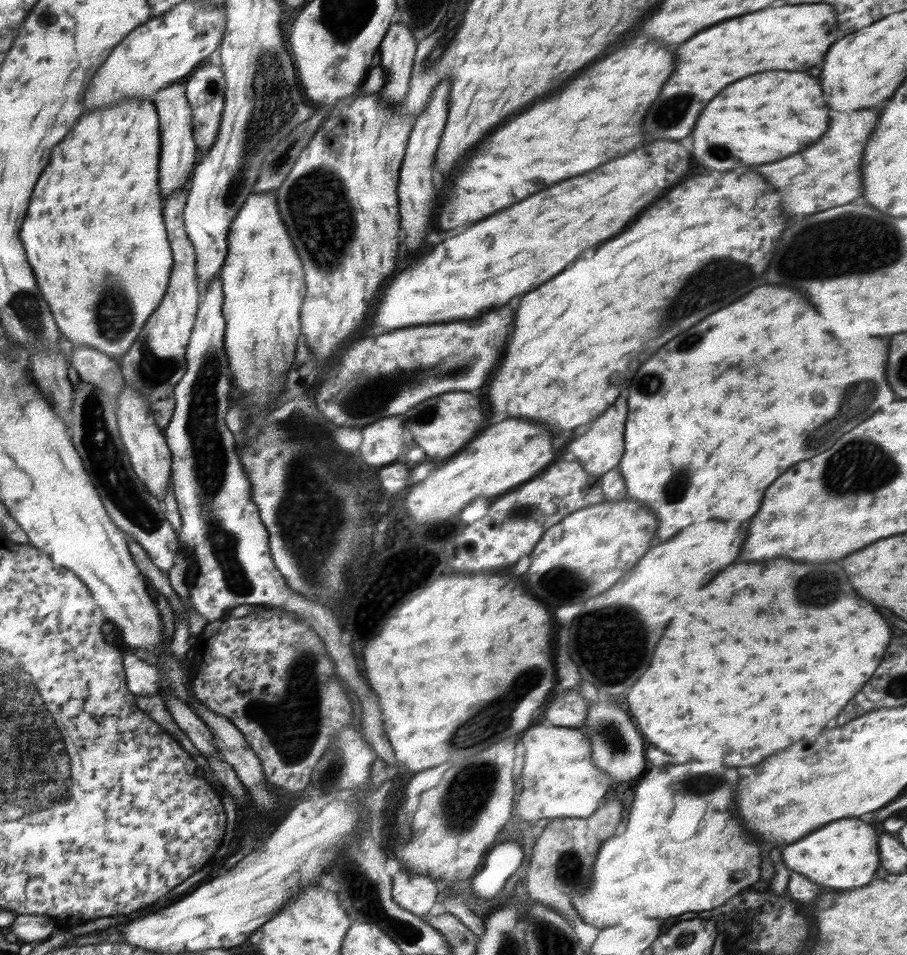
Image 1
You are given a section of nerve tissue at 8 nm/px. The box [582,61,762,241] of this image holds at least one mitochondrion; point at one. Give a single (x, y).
(672, 110)

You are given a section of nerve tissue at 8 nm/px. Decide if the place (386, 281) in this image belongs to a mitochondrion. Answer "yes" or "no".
no

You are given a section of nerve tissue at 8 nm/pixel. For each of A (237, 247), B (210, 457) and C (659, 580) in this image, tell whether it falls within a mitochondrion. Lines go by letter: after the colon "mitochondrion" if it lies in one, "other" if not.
A: other
B: mitochondrion
C: other

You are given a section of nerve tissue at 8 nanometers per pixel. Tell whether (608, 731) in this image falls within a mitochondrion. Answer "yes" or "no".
yes

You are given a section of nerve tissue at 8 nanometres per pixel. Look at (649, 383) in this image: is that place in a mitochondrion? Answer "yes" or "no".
yes

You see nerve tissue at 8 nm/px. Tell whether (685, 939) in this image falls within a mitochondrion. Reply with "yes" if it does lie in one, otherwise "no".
yes

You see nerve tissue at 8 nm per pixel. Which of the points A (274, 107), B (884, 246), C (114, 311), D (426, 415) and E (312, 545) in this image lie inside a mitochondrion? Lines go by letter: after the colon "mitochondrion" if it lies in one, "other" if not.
A: mitochondrion
B: mitochondrion
C: mitochondrion
D: other
E: mitochondrion

